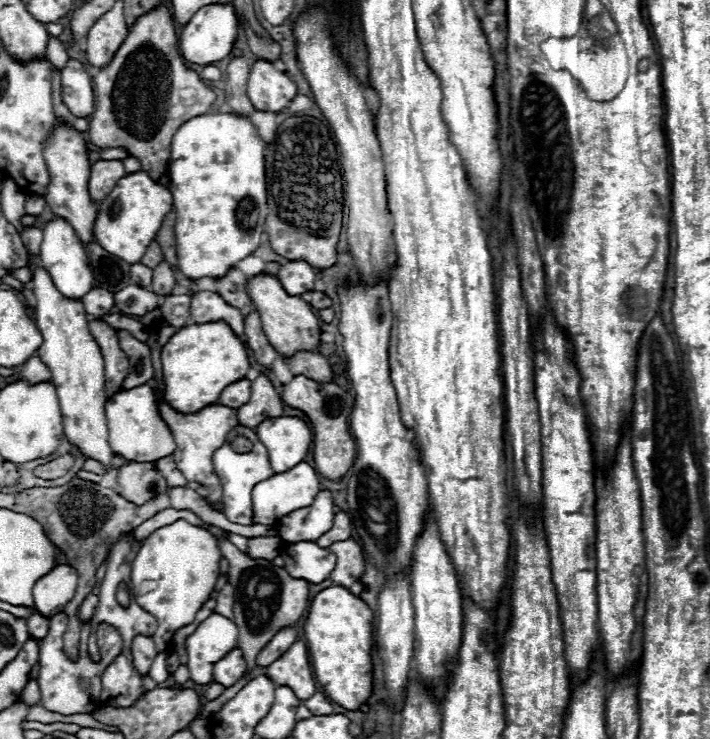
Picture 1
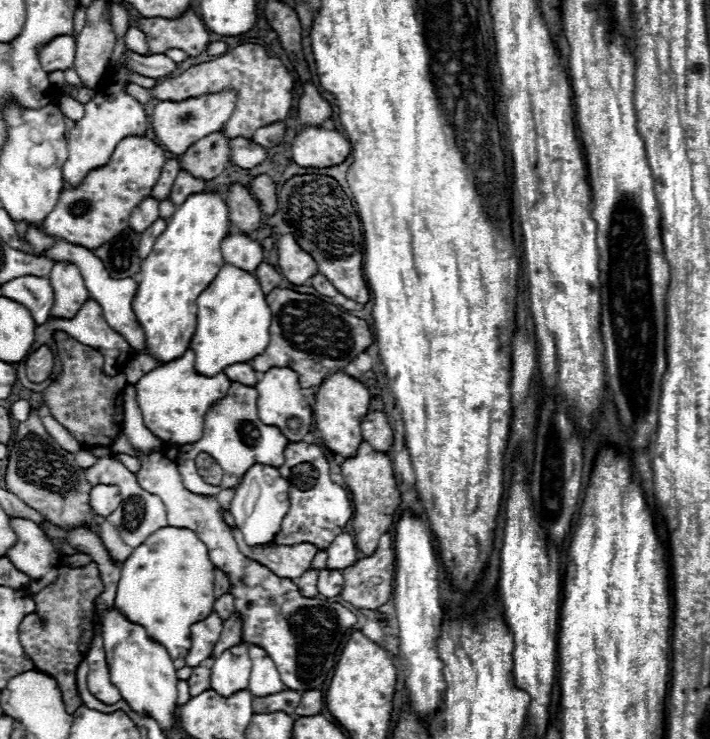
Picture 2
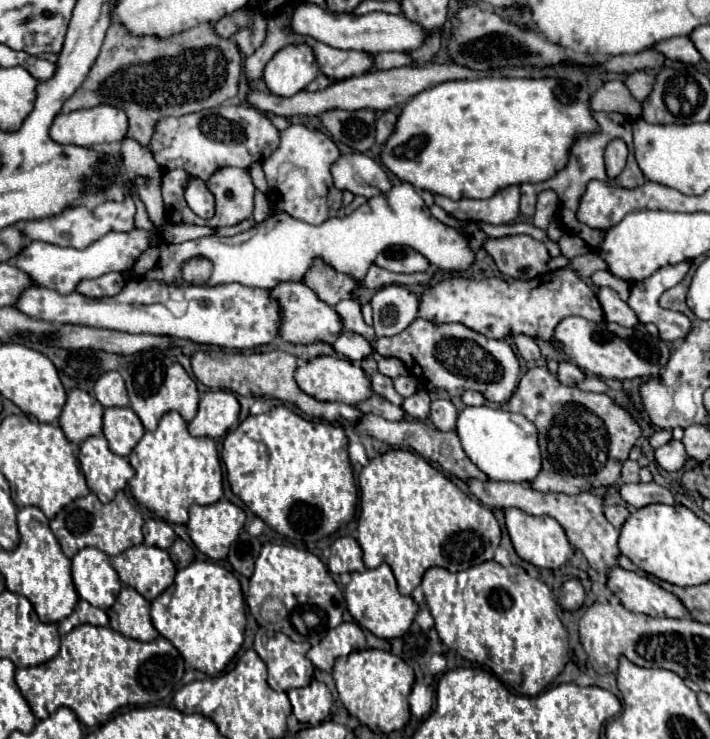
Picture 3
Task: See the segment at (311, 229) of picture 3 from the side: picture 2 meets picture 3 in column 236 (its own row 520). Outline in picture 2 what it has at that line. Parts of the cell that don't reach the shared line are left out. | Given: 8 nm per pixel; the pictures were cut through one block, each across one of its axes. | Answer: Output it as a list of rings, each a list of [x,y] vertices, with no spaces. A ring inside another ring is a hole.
[[[254,464],[242,478],[240,486],[236,488],[236,494],[230,502],[230,514],[234,516],[234,522],[238,530],[244,536],[244,542],[248,546],[256,544],[268,544],[276,538],[280,532],[282,518],[286,516],[290,508],[290,498],[288,498],[288,482],[278,474],[278,468],[264,466],[264,464]]]

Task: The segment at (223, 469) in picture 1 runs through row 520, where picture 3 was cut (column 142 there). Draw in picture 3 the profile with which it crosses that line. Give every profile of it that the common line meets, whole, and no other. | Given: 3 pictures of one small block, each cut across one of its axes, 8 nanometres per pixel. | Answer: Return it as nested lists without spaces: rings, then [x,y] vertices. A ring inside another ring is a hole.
[[[136,228],[130,232],[106,234],[104,238],[92,242],[92,246],[86,246],[84,250],[62,248],[48,242],[30,242],[24,246],[24,250],[20,250],[20,254],[16,254],[12,262],[14,266],[20,266],[20,270],[24,270],[32,278],[32,282],[36,282],[38,286],[52,288],[60,294],[70,294],[76,290],[78,282],[82,282],[84,278],[98,278],[108,272],[128,270],[132,262],[146,250],[148,242],[150,242],[148,232],[136,230]]]

